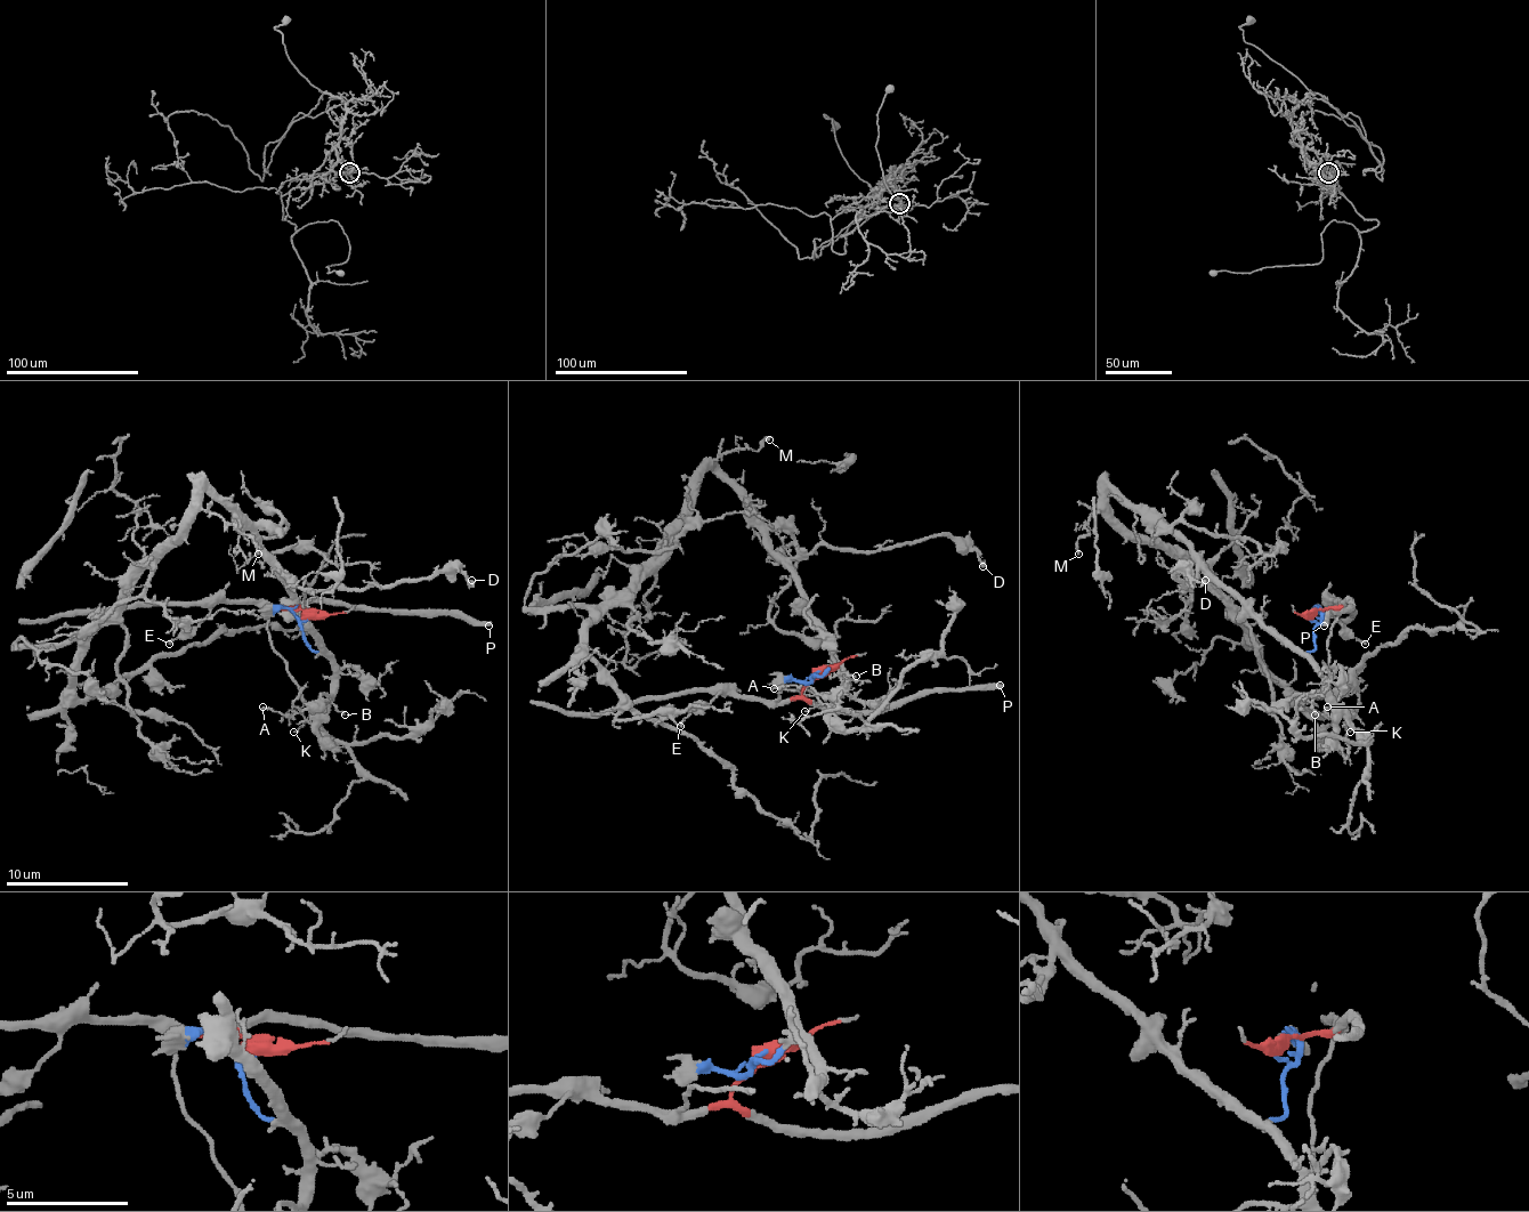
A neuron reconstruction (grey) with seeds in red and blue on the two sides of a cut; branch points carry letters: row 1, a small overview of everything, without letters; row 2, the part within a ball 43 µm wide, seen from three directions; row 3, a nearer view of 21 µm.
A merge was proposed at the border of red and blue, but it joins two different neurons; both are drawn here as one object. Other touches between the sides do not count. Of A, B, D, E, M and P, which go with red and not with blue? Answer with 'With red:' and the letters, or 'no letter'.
With red: E, P

